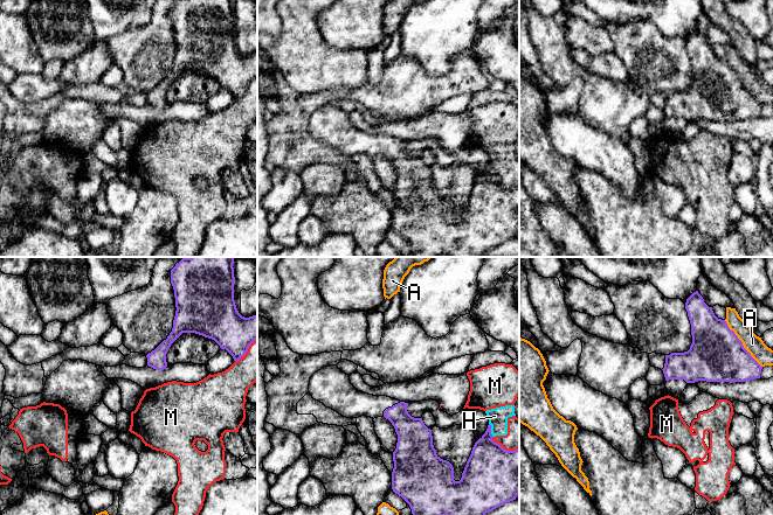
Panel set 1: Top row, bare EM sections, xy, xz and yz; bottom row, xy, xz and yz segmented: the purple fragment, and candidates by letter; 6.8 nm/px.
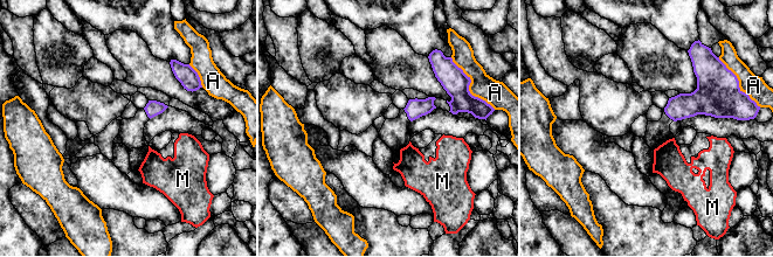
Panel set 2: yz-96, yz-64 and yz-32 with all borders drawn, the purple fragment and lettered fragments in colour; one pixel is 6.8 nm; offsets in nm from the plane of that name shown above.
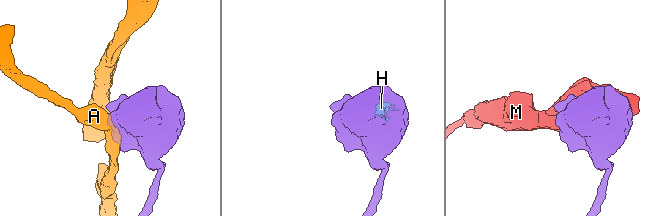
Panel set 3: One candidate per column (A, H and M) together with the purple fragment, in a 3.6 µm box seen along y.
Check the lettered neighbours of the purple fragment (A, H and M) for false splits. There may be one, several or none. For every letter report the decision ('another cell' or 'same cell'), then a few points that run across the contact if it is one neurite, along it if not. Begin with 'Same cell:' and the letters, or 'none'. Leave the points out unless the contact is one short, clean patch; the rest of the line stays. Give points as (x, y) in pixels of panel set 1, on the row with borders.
Same cell: none
A: another cell; line yz (724, 320), (743, 347), (761, 367)
H: another cell; line xz (489, 423), (492, 436)
M: another cell

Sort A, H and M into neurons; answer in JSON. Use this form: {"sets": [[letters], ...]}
{"sets": [["A"], ["H", "M"]]}

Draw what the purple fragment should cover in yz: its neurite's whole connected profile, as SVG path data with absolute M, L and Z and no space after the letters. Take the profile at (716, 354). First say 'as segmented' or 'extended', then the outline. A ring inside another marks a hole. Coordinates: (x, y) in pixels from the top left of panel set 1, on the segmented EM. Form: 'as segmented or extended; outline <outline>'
as segmented; outline M698 291L685 302L685 309L691 323L692 343L684 353L665 355L663 374L665 381L684 380L686 383L706 382L745 382L760 378L762 367L744 348L743 342L731 330L725 320L718 319L712 307L709 307Z

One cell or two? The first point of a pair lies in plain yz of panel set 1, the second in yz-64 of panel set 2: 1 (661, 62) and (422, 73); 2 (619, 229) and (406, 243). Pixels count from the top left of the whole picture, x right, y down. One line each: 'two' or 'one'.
1: one
2: one

